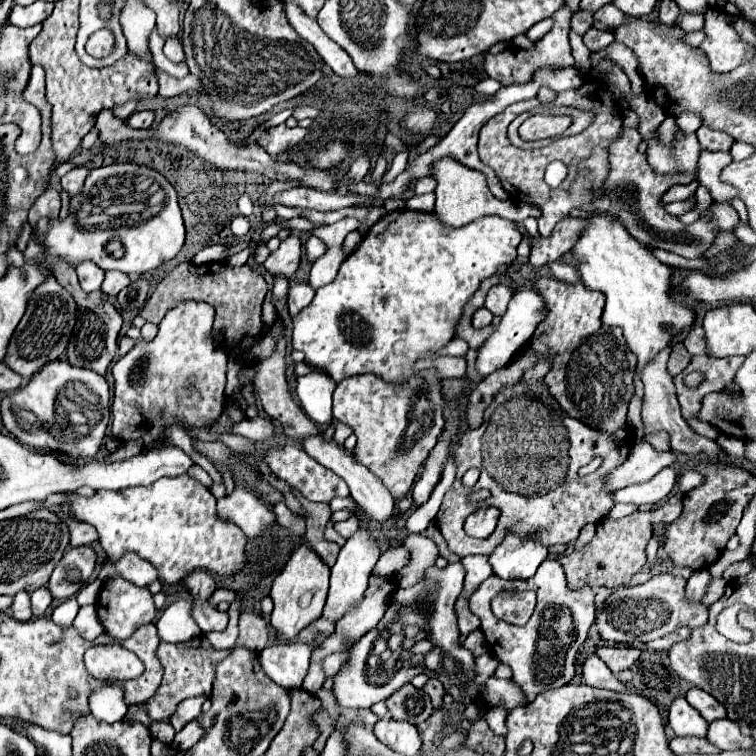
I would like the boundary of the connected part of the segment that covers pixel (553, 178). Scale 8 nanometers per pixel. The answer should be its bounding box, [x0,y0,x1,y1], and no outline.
[544,161,568,187]

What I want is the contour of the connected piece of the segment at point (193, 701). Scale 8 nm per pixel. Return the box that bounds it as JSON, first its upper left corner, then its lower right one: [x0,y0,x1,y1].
[166,695,208,731]

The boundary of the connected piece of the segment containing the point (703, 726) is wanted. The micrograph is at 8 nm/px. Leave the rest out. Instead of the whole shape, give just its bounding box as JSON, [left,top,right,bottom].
[668,697,708,737]

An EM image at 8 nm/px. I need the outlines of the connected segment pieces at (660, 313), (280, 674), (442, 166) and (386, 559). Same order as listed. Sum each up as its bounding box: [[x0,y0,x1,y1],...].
[[572,213,694,373],[258,641,320,689],[430,157,540,227],[374,547,410,577]]

